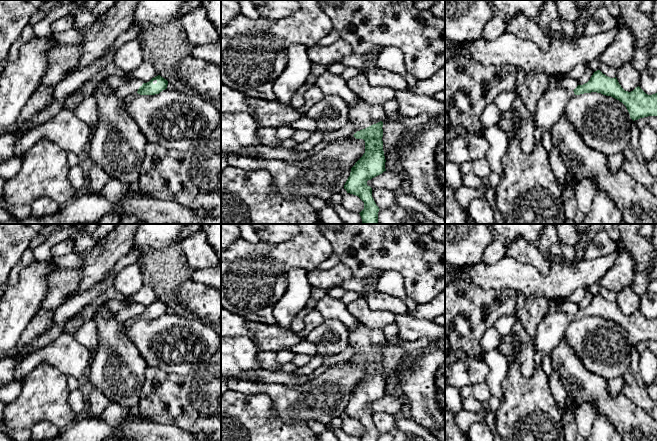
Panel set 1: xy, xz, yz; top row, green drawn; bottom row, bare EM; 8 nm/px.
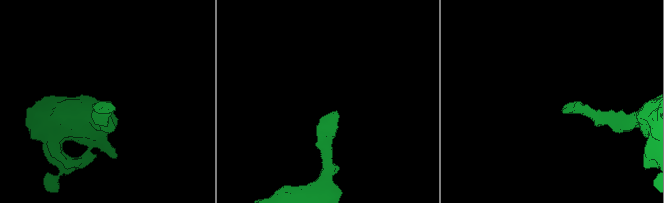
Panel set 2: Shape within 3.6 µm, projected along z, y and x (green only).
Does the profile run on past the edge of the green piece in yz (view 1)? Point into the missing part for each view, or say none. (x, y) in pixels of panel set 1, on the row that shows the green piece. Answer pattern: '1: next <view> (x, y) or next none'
1: next yz (550, 107)

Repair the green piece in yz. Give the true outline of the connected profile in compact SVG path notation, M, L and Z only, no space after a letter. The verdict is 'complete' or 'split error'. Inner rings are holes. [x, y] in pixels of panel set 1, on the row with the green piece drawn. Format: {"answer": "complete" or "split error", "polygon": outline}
{"answer": "split error", "polygon": "M597 70L587 83L578 85L574 90L557 87L547 91L539 99L533 116L535 144L559 120L573 96L591 92L611 96L622 102L633 121L657 116L657 93L648 95L639 86L631 92L625 91L616 77L610 78Z"}

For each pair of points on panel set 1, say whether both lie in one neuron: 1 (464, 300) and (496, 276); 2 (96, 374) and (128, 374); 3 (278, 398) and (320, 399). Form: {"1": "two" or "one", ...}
{"1": "two", "2": "one", "3": "one"}

